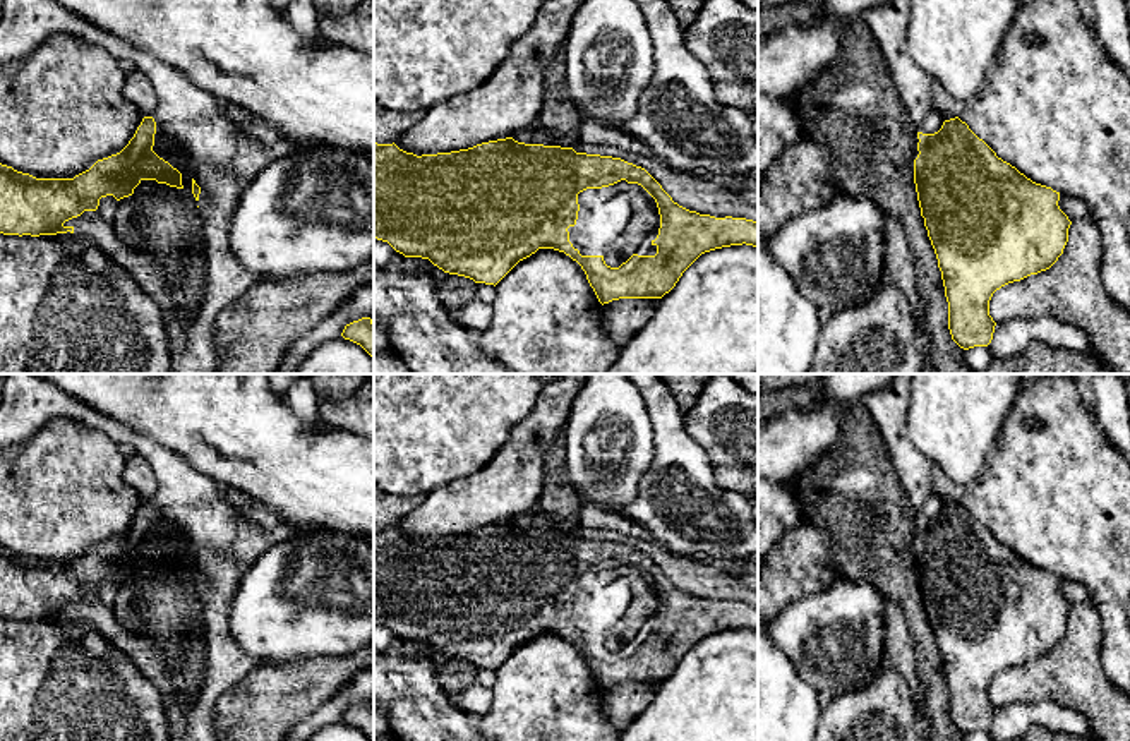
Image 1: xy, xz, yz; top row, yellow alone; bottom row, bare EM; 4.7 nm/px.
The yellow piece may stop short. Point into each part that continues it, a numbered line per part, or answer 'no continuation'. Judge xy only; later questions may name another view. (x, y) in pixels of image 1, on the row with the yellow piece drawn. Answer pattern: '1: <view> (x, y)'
no continuation

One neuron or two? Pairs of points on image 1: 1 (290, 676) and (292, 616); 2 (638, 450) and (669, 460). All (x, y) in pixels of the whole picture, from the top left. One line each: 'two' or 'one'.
1: two
2: two

